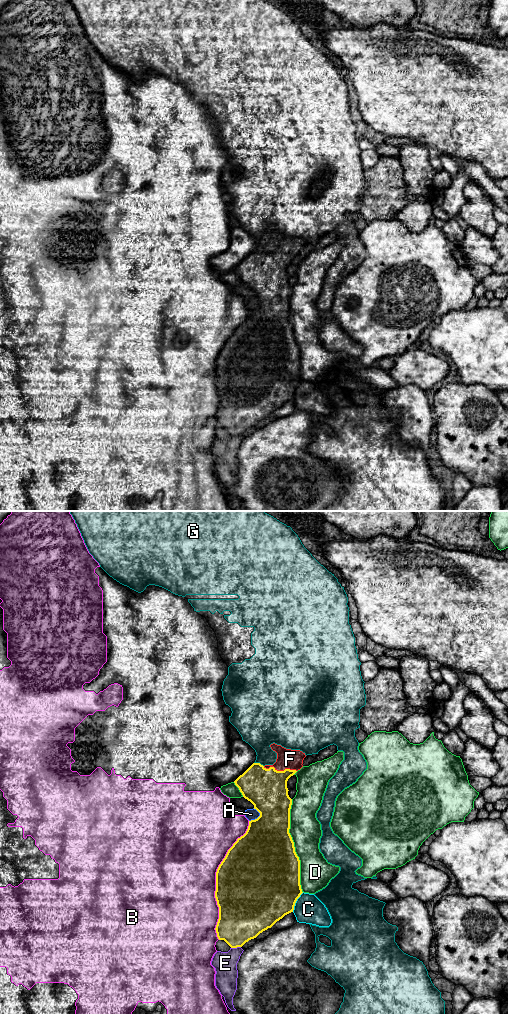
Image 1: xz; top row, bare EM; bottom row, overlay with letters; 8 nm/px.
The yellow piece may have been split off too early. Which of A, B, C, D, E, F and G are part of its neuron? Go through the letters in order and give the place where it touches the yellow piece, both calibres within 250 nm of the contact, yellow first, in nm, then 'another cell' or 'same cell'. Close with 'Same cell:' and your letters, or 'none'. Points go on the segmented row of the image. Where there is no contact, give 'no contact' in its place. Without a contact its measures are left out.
A: xz (258, 817) | 420/100 nm | another cell
B: xz (216, 880) | 500/500 nm | another cell
C: xz (295, 902) | 500/220 nm | another cell
D: xz (293, 846) | 500/260 nm | another cell
E: xz (235, 947) | 380/190 nm | another cell
F: xz (280, 771) | 320/160 nm | same cell
G: xz (259, 763) | 320/260 nm | another cell
Same cell: F

